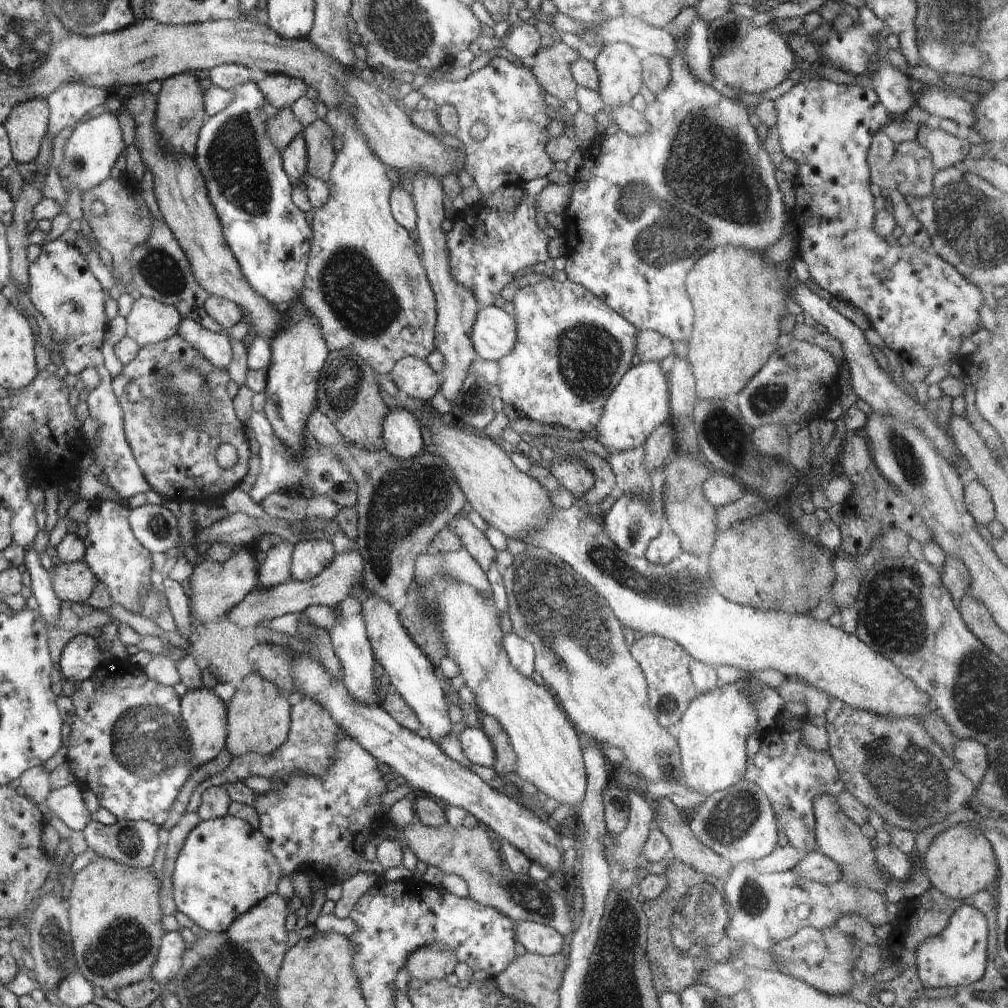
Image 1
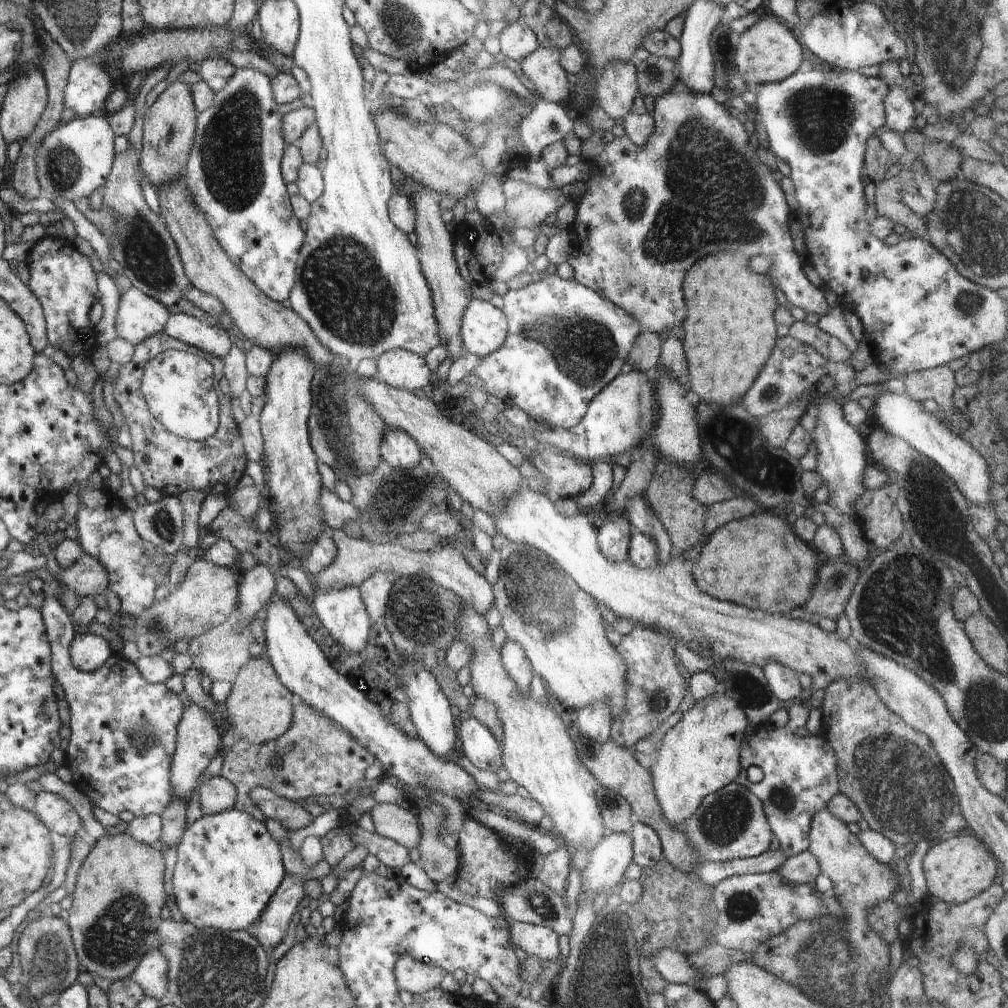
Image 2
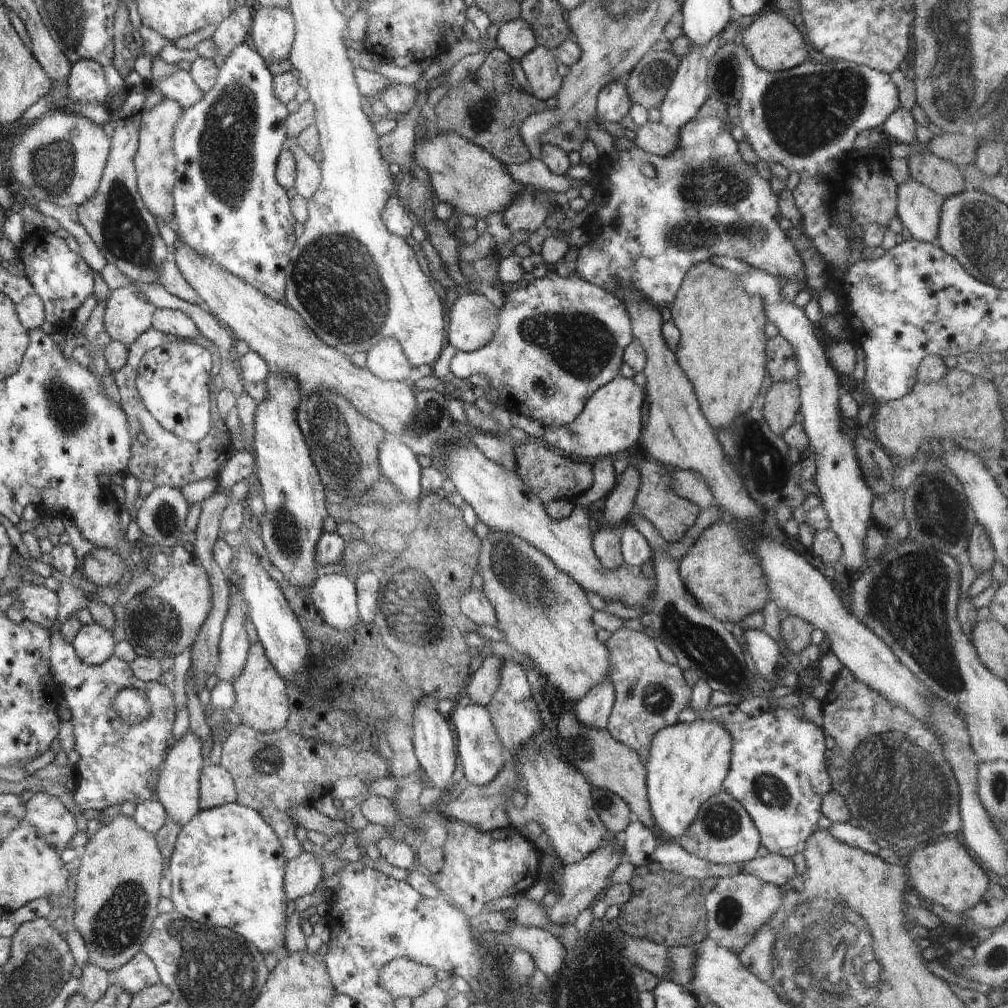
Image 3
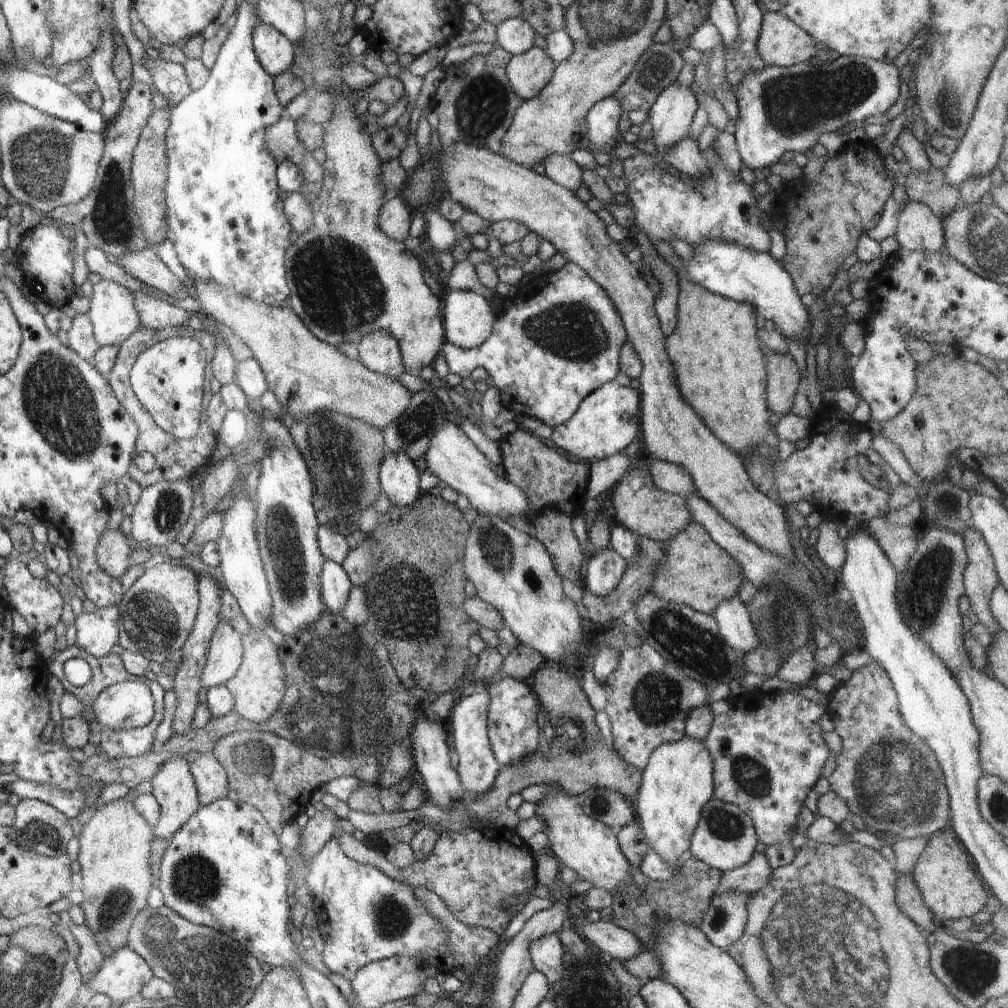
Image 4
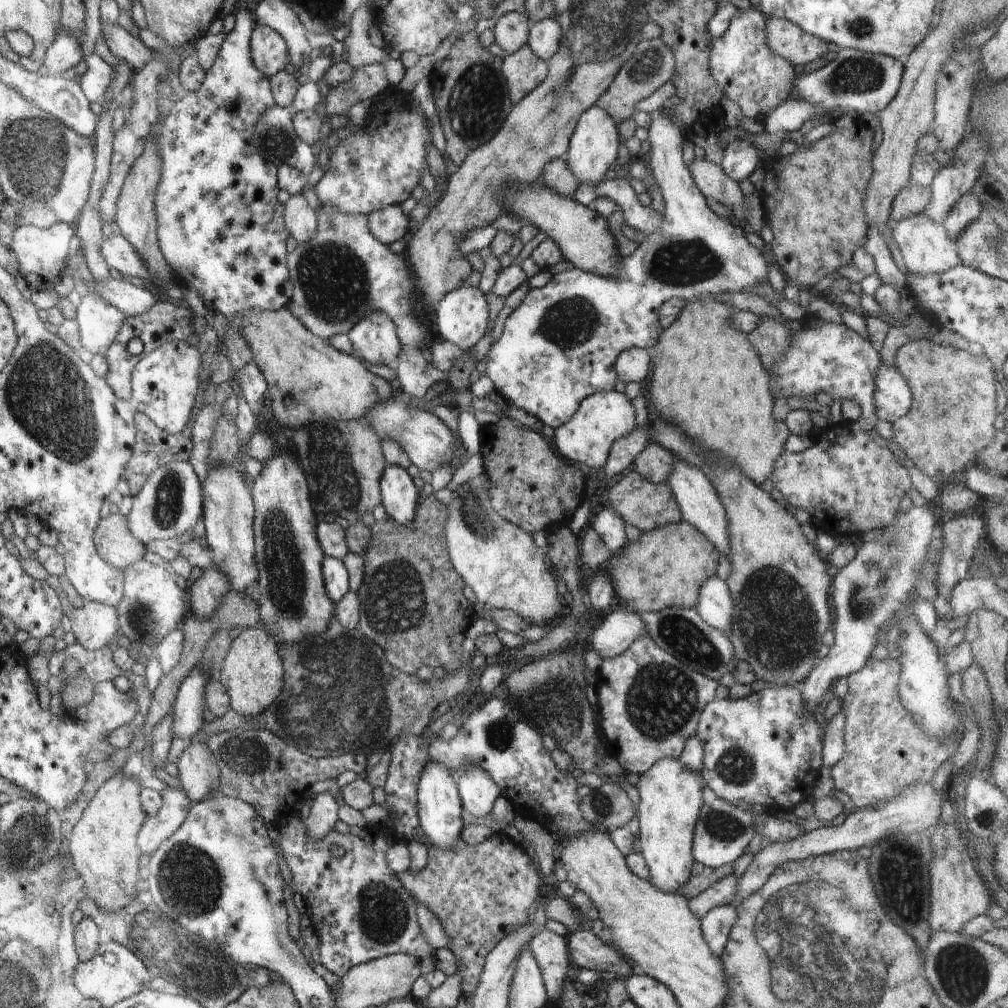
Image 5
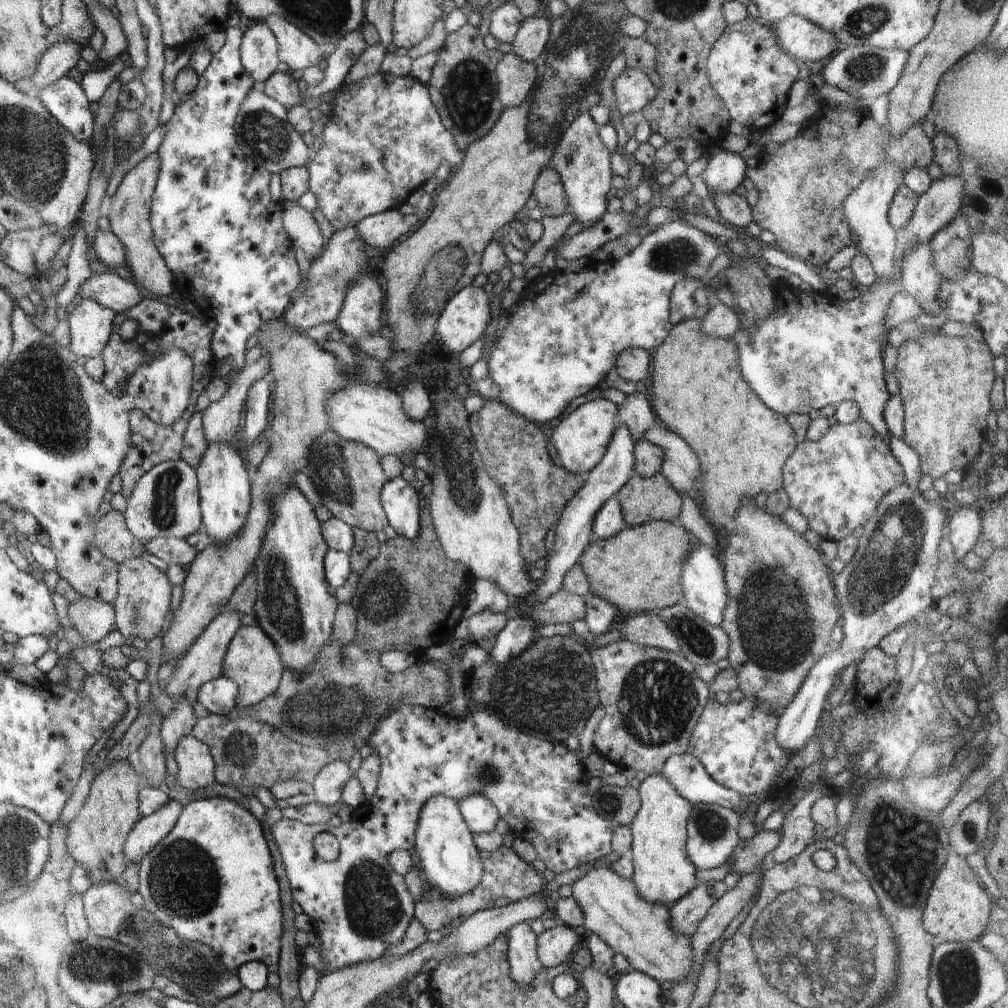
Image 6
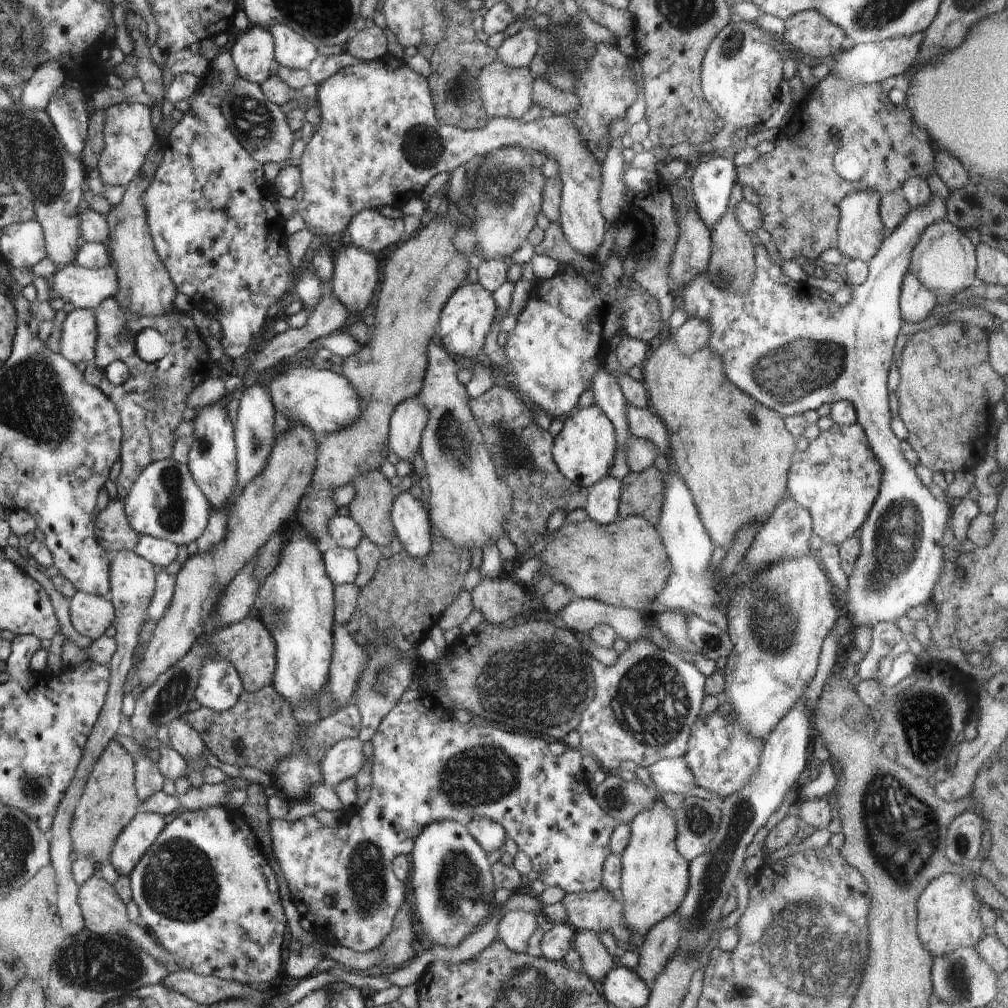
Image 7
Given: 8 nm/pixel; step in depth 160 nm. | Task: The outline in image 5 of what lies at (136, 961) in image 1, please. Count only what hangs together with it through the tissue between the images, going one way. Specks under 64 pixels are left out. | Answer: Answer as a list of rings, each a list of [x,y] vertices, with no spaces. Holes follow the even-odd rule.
[[[117,773],[99,787],[83,808],[80,819],[69,833],[65,849],[70,849],[72,864],[82,874],[89,893],[86,897],[107,912],[122,910],[134,896],[138,882],[140,848],[137,837],[144,825],[140,808],[138,779]]]

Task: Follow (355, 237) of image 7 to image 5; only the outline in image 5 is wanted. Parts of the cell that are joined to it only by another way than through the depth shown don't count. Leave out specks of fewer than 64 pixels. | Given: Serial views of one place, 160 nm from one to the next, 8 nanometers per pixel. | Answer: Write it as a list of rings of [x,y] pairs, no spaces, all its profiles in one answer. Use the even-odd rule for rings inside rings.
[[[392,204],[376,210],[367,217],[368,230],[376,240],[389,246],[406,235],[409,216],[402,212],[400,205]]]

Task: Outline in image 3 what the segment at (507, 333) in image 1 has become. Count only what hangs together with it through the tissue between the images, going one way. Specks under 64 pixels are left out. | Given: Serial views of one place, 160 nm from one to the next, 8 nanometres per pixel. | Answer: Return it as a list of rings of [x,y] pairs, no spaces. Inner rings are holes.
[[[461,293],[449,308],[449,332],[446,334],[446,344],[451,344],[458,351],[475,351],[486,346],[497,329],[499,309],[484,295]]]

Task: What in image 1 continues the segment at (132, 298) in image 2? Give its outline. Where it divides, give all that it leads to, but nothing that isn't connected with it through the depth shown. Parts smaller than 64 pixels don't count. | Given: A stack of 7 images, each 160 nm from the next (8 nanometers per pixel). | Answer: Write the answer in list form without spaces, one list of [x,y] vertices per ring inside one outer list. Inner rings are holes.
[[[141,297],[126,316],[126,337],[134,340],[139,347],[154,345],[178,335],[180,320],[183,320],[182,316],[174,306]]]

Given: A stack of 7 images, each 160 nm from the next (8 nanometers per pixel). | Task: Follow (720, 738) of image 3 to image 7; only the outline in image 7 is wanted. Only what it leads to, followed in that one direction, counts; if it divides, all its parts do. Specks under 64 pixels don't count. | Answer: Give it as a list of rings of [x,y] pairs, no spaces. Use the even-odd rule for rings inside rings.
[[[662,800],[655,801],[650,810],[638,814],[628,826],[630,839],[621,855],[622,920],[628,930],[644,939],[658,922],[678,911],[688,892],[689,863],[676,848],[674,817]]]

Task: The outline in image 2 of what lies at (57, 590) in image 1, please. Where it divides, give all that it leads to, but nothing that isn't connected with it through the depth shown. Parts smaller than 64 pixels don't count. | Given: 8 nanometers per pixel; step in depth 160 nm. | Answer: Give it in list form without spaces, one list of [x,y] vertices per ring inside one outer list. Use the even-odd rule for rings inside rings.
[[[87,553],[66,570],[61,570],[59,577],[64,586],[76,592],[78,596],[103,595],[108,588],[106,566],[98,558]]]

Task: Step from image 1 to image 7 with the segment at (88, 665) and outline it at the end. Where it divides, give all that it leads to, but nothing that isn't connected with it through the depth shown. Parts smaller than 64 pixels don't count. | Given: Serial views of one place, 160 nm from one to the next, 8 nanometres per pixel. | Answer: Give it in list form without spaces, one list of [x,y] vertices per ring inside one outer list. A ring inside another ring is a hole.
[[[77,591],[69,600],[69,616],[76,632],[96,640],[112,626],[114,608],[104,596]]]

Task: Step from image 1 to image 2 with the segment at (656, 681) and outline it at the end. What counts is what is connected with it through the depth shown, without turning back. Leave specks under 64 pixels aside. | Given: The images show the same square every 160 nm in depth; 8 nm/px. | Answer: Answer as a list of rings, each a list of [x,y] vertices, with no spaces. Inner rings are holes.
[[[637,624],[616,646],[626,664],[626,712],[611,722],[610,740],[623,747],[633,747],[646,739],[662,722],[678,711],[688,692],[686,680],[680,674],[671,635]]]

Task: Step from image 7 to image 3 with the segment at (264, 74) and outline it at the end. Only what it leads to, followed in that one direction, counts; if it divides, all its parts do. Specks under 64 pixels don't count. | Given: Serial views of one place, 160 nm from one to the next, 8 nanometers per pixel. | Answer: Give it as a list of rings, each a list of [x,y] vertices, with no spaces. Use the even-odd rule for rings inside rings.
[[[262,7],[252,17],[250,35],[258,54],[269,65],[288,59],[295,35],[291,11],[278,7]]]

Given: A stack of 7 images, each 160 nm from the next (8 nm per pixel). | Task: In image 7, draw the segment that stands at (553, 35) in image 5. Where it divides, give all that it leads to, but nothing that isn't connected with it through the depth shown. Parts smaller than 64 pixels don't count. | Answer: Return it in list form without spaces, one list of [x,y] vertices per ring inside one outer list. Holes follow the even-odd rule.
[[[528,24],[514,36],[509,36],[497,50],[497,60],[513,69],[529,67],[538,50],[538,31]]]

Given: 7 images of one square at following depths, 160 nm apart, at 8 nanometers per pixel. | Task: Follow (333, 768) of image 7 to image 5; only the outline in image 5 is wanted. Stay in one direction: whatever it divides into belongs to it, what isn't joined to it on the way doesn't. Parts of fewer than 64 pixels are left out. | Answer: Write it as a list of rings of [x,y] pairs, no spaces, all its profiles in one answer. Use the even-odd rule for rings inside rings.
[[[330,792],[316,795],[316,798],[310,802],[310,816],[305,820],[310,838],[326,836],[330,830],[334,830],[334,825],[339,820],[336,798]]]

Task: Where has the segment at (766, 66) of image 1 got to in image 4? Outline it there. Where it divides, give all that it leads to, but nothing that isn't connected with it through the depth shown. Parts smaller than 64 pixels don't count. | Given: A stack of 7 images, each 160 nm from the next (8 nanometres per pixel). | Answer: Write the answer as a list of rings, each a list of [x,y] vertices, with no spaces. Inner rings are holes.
[[[766,11],[756,43],[766,65],[789,67],[806,63],[818,44],[805,30],[779,11]]]

